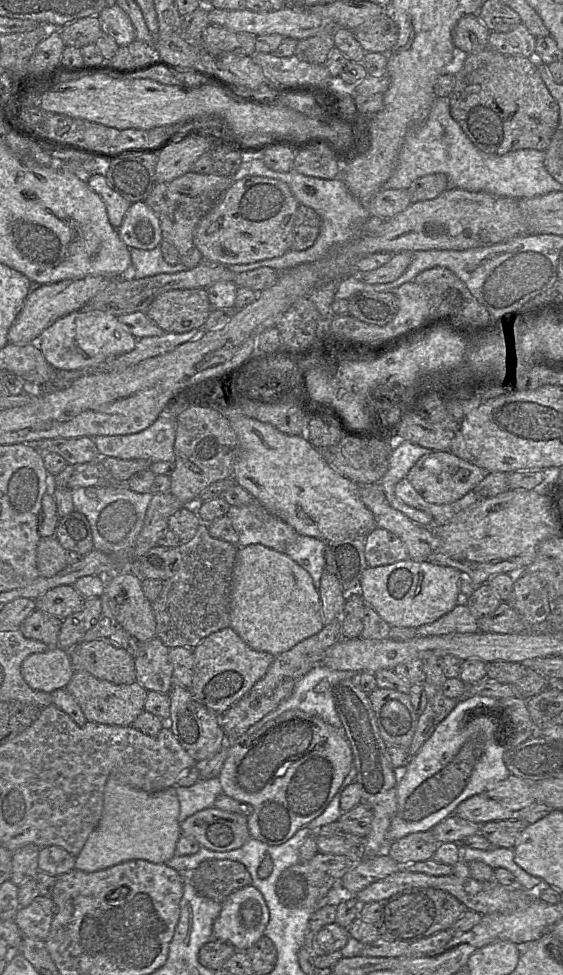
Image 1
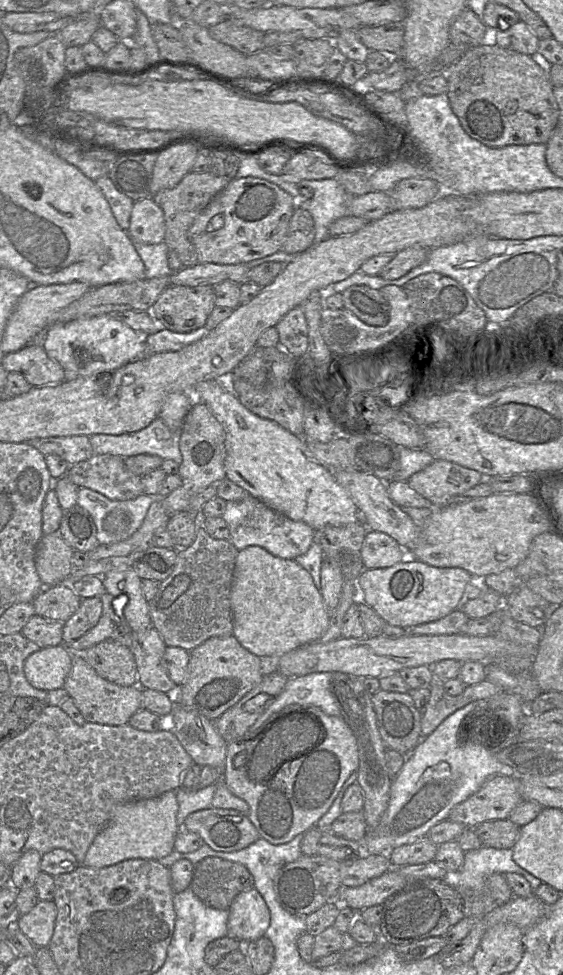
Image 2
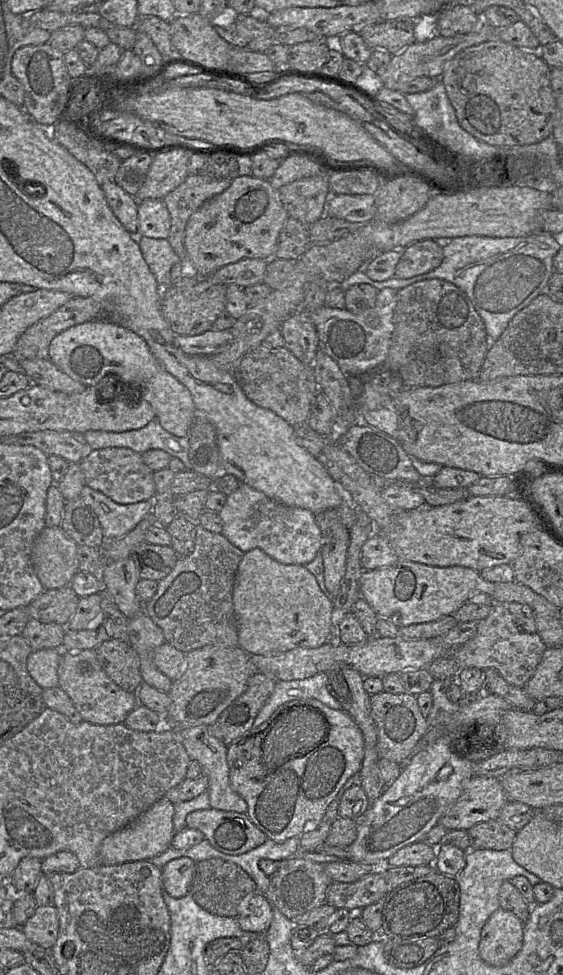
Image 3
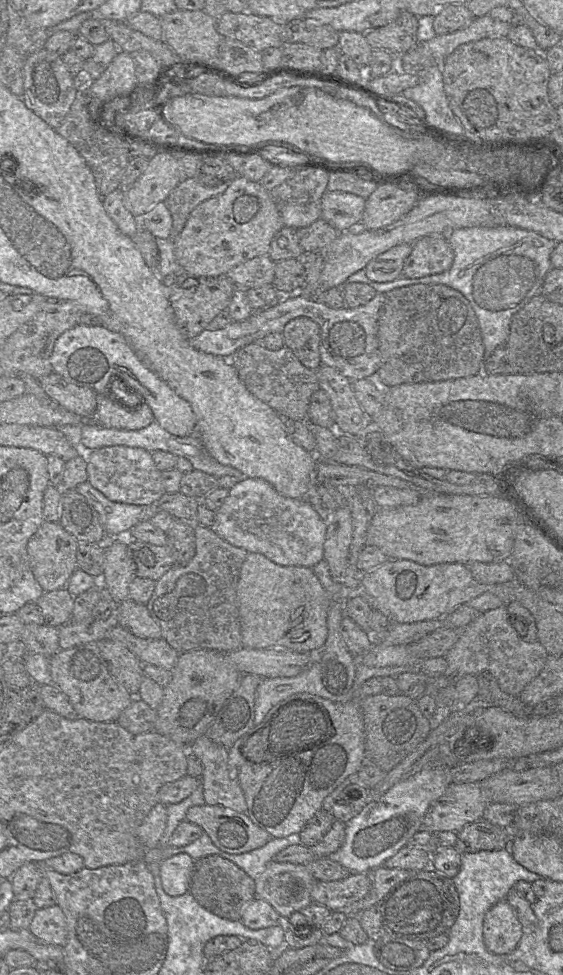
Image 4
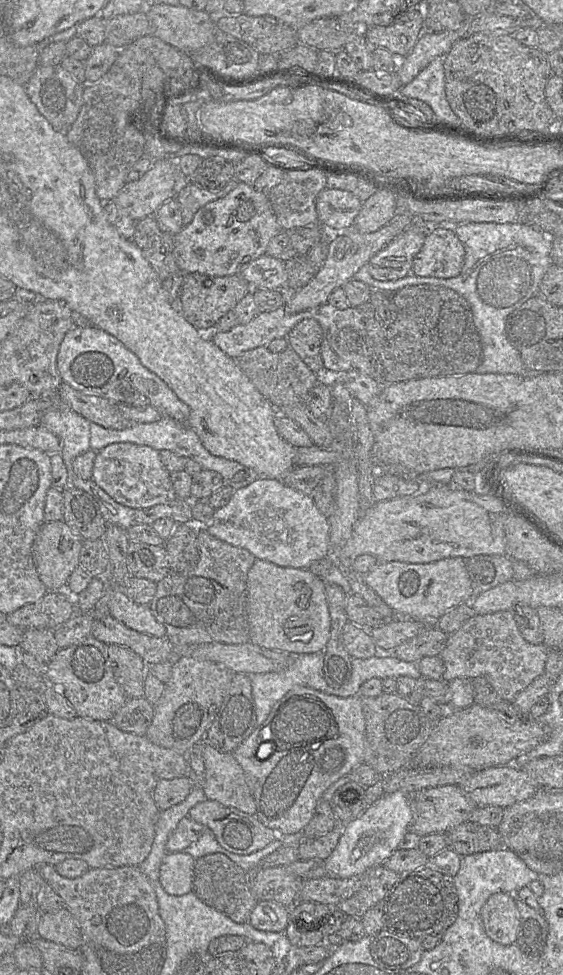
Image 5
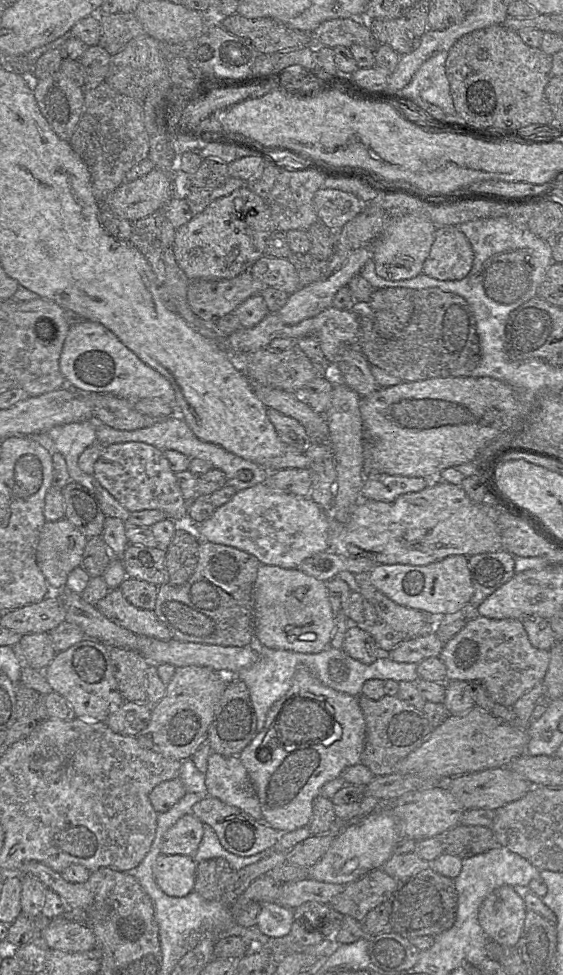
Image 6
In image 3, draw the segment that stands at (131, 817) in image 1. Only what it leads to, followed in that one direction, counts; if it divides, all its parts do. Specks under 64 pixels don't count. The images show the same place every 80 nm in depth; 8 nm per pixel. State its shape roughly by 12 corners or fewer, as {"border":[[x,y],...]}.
{"border":[[165,796],[107,836],[100,865],[148,860],[171,847]]}

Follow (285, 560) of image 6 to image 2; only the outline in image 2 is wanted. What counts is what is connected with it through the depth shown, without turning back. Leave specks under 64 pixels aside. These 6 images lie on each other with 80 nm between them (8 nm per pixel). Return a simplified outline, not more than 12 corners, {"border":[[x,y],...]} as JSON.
{"border":[[249,494],[221,517],[237,550],[260,546],[295,560],[316,541],[310,526]]}

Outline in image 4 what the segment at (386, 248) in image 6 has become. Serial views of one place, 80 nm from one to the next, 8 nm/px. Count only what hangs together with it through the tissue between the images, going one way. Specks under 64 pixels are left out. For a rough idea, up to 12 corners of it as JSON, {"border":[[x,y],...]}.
{"border":[[400,244],[365,266],[367,277],[390,282],[402,276],[413,244]]}

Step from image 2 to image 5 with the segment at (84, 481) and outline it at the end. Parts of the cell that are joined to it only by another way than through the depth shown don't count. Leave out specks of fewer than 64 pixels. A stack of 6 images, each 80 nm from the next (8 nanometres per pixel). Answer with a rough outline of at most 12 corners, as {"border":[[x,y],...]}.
{"border":[[130,442],[96,454],[91,479],[117,503],[177,498],[159,451]]}

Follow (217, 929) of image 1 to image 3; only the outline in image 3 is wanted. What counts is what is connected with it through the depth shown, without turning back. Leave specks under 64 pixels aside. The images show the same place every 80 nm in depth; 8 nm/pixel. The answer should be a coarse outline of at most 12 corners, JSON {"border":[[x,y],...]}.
{"border":[[259,892],[238,907],[242,930],[265,933],[272,906]]}

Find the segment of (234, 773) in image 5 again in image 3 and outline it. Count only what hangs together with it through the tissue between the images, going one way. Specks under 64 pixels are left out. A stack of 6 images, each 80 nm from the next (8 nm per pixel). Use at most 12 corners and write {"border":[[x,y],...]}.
{"border":[[209,725],[179,729],[192,760],[208,779],[210,806],[247,813],[232,788],[227,745]]}

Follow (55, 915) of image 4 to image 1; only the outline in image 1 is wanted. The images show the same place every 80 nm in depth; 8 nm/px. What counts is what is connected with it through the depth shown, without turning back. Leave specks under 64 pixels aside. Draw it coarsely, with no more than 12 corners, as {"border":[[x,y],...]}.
{"border":[[39,895],[18,909],[24,936],[45,941],[54,915],[52,898]]}

